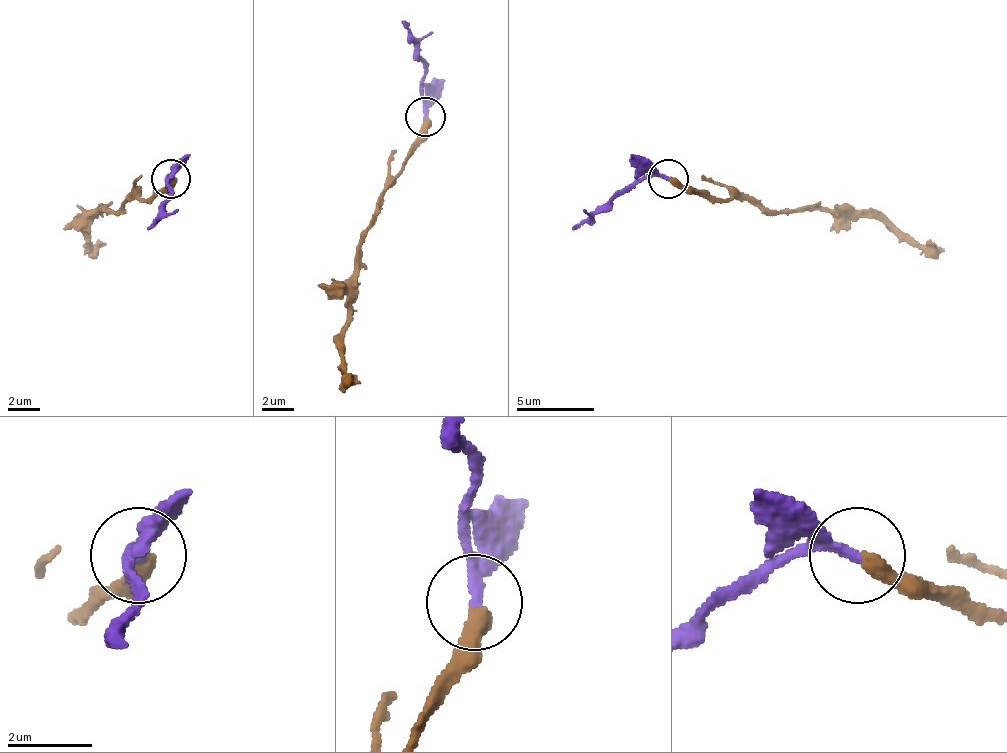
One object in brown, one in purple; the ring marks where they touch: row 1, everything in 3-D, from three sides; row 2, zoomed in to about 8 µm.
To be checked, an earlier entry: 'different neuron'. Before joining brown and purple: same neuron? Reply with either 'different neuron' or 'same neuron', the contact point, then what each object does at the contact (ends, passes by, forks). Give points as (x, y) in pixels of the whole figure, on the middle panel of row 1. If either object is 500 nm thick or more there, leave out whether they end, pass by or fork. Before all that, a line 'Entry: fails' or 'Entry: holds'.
Entry: fails
same neuron; place (425, 116); brown ends; purple ends

